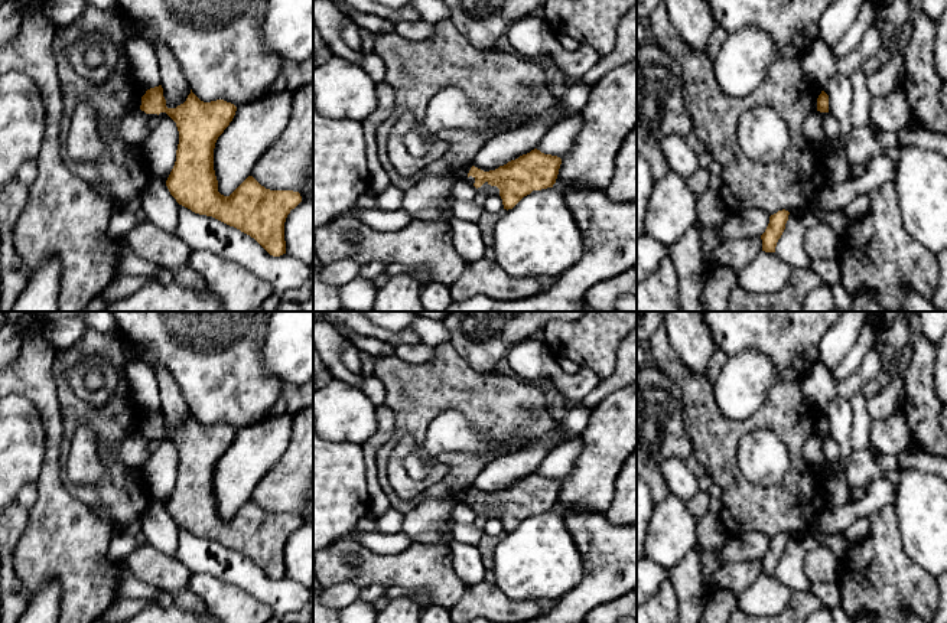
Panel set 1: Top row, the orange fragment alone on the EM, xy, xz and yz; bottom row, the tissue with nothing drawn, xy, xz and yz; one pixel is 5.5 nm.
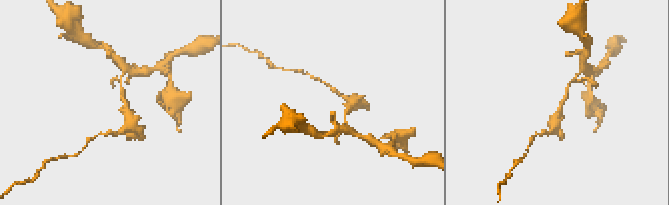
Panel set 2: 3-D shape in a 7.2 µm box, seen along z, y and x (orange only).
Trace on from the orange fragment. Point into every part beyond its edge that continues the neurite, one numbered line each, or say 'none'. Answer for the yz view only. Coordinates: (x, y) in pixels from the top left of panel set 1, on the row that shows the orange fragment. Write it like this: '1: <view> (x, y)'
none

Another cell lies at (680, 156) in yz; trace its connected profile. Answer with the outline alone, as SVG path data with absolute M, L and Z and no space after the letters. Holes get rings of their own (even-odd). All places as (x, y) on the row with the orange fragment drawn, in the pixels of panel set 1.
M667 136L660 140L660 149L670 169L683 179L691 176L700 167L697 153L683 137Z

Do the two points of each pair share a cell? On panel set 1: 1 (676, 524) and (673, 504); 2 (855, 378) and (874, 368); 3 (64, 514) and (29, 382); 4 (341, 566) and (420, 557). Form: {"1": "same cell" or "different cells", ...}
{"1": "same cell", "2": "same cell", "3": "same cell", "4": "same cell"}

